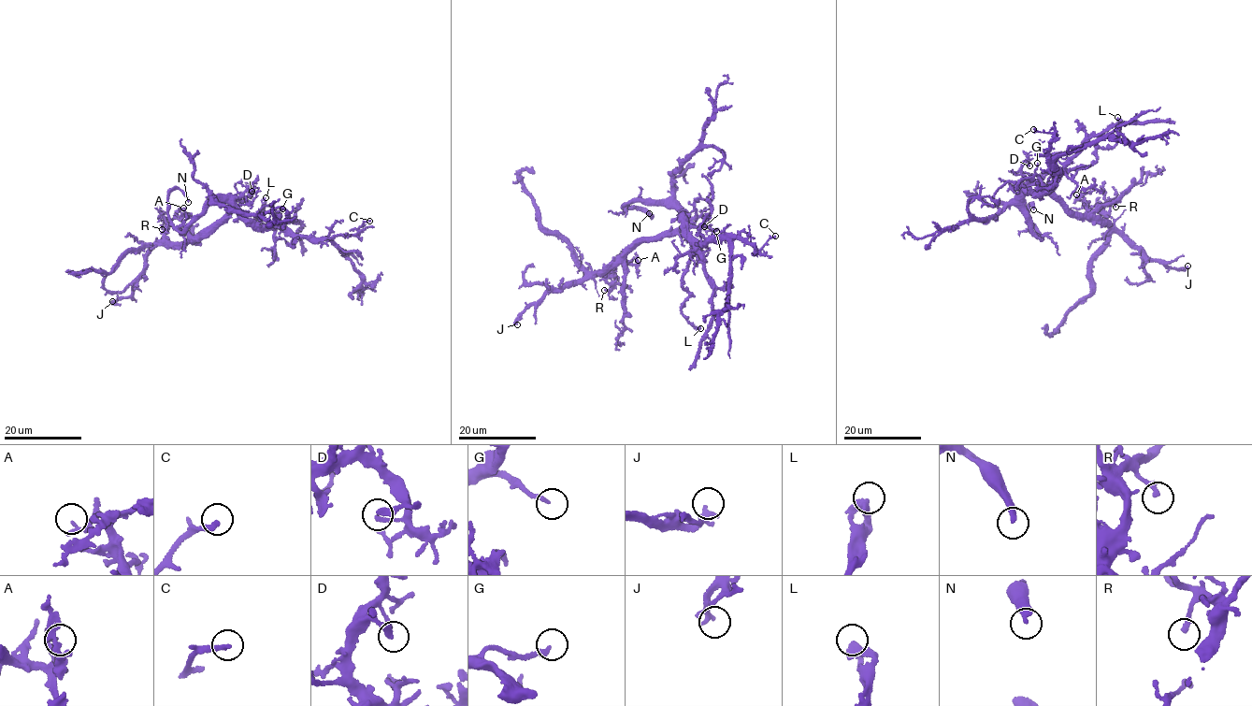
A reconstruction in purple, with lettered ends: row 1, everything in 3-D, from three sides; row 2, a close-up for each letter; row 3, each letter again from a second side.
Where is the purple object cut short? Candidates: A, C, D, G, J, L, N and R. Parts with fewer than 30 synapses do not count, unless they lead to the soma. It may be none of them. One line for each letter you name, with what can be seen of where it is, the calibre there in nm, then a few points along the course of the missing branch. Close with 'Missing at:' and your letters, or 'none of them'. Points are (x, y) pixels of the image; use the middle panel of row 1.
N: Place: (649, 213). Thickness 300 nm. Course of what is missing: (649, 213), (639, 200), (627, 195), (587, 202), (562, 210), (534, 195)
Missing at: N

